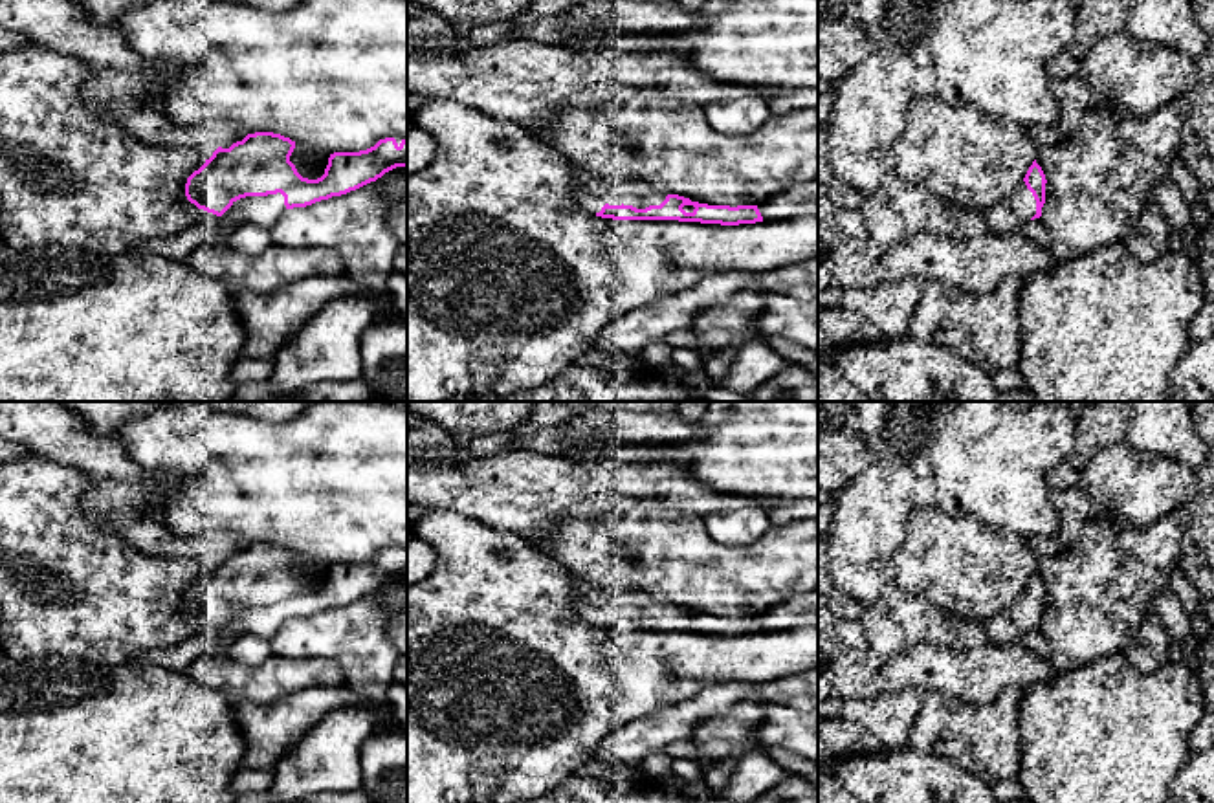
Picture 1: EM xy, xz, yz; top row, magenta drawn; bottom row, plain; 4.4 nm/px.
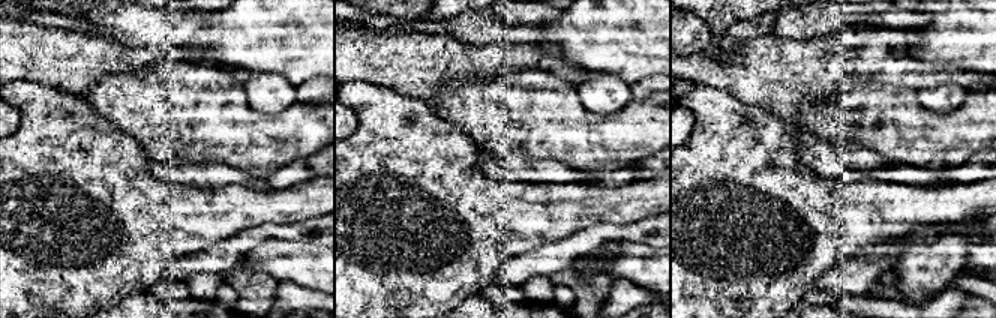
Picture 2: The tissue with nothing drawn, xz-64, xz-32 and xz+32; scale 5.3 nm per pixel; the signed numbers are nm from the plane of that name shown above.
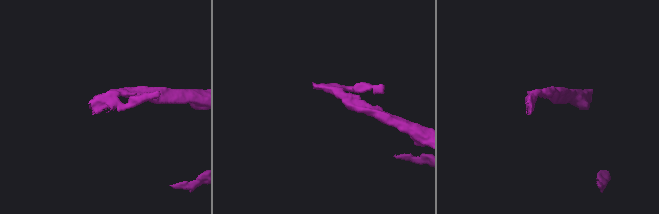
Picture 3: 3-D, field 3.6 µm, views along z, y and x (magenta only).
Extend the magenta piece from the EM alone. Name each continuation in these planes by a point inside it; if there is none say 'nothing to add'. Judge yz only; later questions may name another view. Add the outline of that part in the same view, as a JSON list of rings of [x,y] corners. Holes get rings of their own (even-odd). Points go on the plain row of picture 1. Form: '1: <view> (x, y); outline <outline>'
1: yz (1007, 626); outline [[[1025,592],[983,623],[983,640],[990,644],[1016,644],[1036,625],[1036,610]]]

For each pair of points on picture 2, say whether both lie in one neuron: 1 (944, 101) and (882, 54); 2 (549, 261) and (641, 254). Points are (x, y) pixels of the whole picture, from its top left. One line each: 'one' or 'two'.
1: two
2: two

